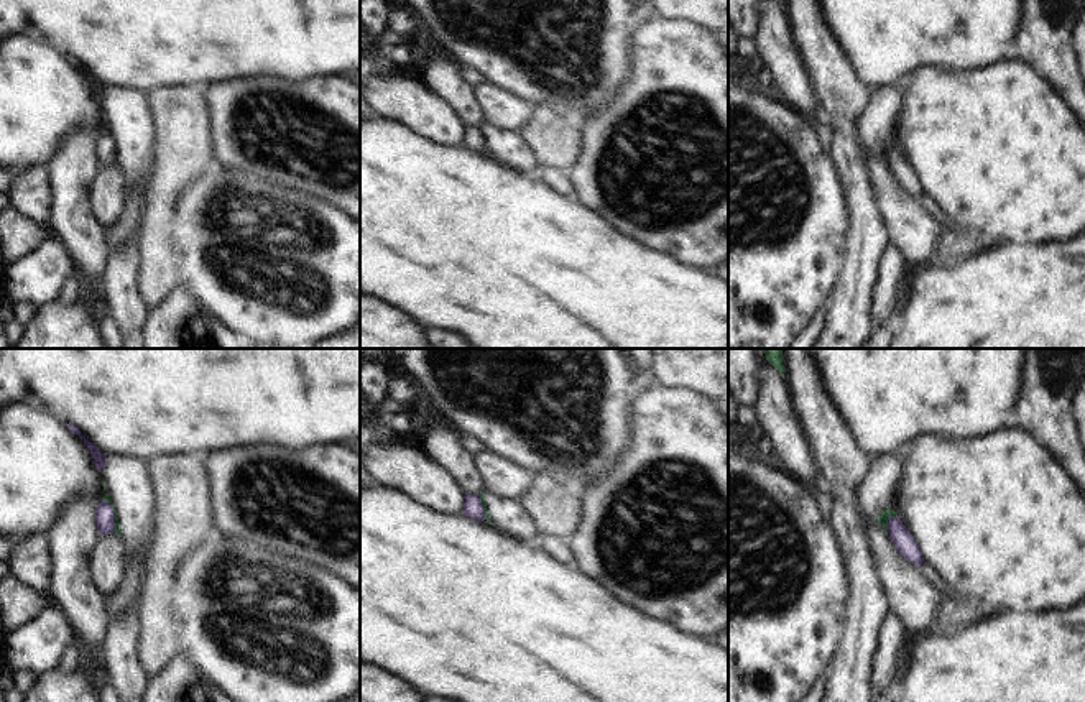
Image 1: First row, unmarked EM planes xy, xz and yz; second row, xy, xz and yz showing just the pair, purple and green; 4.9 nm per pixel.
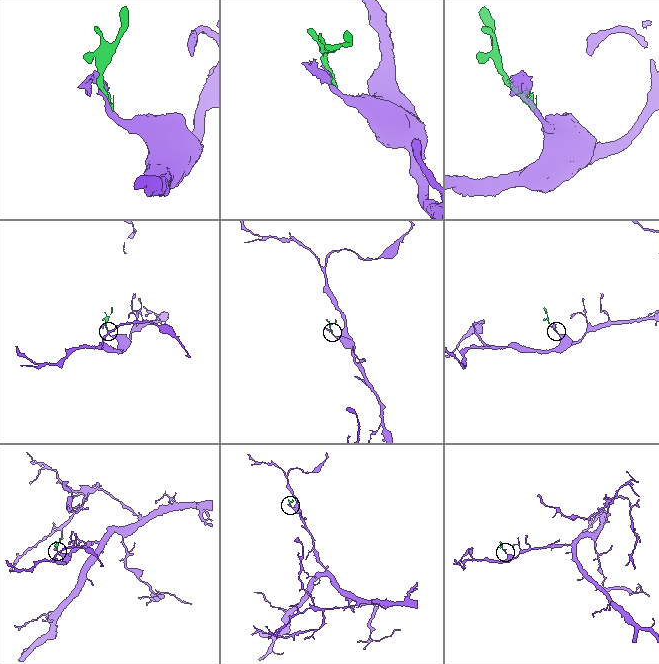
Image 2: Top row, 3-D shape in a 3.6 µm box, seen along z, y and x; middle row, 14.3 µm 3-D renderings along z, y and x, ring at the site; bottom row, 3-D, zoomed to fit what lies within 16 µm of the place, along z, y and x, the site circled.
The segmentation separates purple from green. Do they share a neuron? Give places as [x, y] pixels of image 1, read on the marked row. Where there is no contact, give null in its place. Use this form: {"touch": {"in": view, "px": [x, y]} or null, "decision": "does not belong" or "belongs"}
{"touch": {"in": "xy", "px": [114, 513]}, "decision": "does not belong"}

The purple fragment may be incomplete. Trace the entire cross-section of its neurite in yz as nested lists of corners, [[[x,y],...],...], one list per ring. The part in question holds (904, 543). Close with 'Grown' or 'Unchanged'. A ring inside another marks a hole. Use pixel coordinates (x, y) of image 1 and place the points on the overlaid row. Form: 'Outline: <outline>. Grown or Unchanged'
Outline: [[[899,516],[888,520],[888,536],[891,538],[896,551],[914,566],[921,566],[924,562],[922,552],[912,538],[912,534],[907,531],[907,528],[903,524]]]. Unchanged.

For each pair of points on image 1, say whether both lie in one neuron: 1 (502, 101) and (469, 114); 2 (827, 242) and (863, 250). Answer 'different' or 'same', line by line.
1: different
2: different

